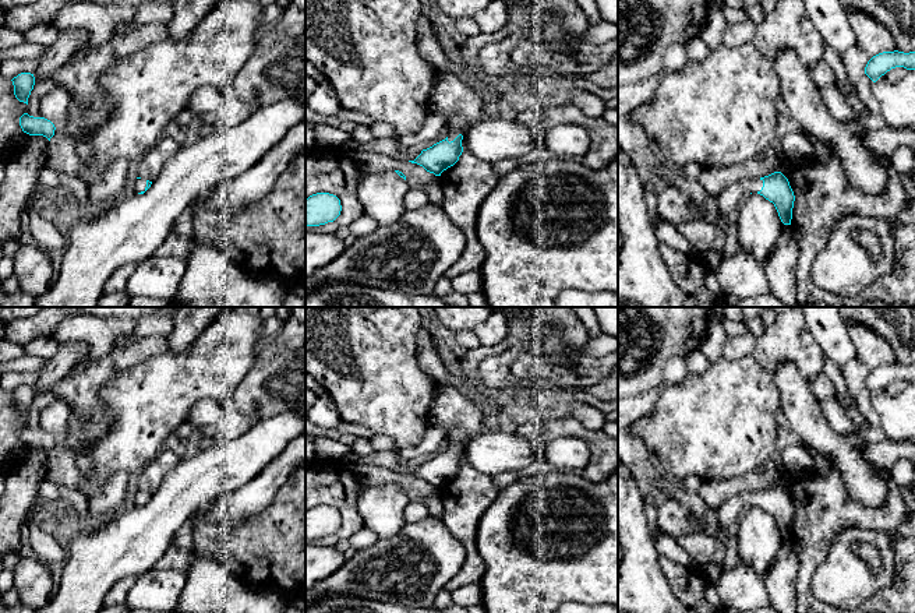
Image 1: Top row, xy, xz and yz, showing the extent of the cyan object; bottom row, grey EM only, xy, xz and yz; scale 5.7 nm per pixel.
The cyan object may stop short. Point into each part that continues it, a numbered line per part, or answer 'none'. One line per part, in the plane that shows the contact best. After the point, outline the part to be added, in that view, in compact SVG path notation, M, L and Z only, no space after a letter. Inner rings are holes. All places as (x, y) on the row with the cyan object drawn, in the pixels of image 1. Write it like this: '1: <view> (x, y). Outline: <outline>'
1: xy (140, 185). Outline: M135 179L134 182L134 193L141 193L141 191L145 191L145 187L146 187L146 180L144 179Z

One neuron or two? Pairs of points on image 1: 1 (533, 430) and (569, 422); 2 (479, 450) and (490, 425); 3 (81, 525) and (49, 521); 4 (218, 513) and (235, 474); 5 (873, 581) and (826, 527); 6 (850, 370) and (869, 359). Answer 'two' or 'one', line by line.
1: one
2: two
3: one
4: two
5: two
6: one

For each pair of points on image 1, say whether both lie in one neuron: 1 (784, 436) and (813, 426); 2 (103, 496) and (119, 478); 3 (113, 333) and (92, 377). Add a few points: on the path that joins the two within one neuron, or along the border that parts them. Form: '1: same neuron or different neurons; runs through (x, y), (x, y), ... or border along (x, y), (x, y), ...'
1: different neurons; border along (780, 408), (788, 425), (798, 436)
2: same neuron; runs through (108, 492), (117, 482)
3: different neurons; border along (122, 340), (98, 359), (73, 372)

